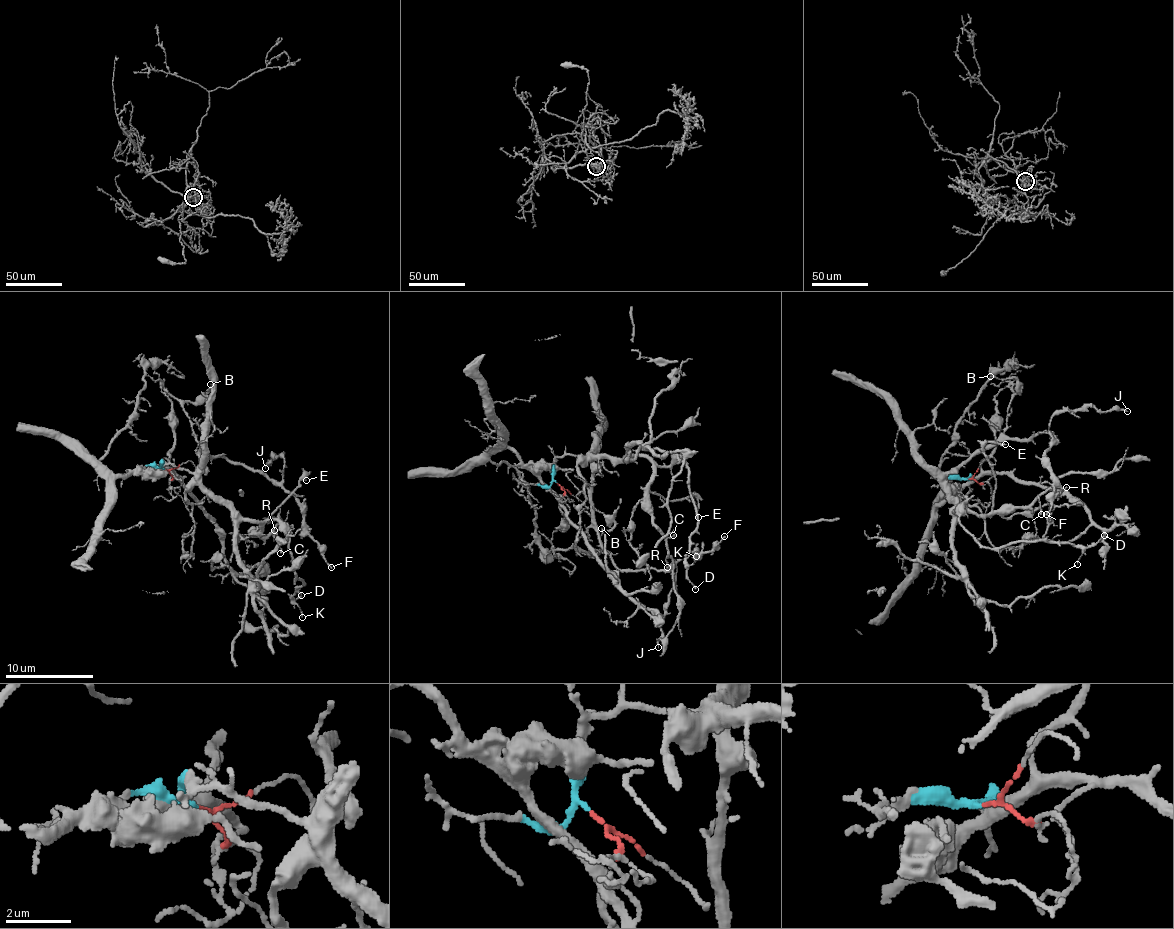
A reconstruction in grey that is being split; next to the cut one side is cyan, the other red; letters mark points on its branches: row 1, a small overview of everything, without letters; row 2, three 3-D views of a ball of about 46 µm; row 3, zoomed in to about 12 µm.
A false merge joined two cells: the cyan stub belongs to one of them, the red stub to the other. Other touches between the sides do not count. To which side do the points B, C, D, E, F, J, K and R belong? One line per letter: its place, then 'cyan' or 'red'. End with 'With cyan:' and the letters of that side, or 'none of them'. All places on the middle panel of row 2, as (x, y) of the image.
B: place (601, 528); cyan
C: place (673, 535); cyan
D: place (695, 589); cyan
E: place (698, 517); cyan
F: place (724, 536); cyan
J: place (658, 647); cyan
K: place (696, 556); cyan
R: place (667, 567); cyan
With cyan: B, C, D, E, F, J, K, R

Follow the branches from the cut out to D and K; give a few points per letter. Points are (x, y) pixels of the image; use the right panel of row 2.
D: (967, 479), (941, 479), (954, 511), (966, 501), (959, 525), (983, 547), (1045, 541), (1093, 546), (1104, 534)
K: (967, 479), (941, 479), (954, 511), (966, 501), (959, 525), (983, 547), (1071, 542), (1082, 554), (1078, 564)

